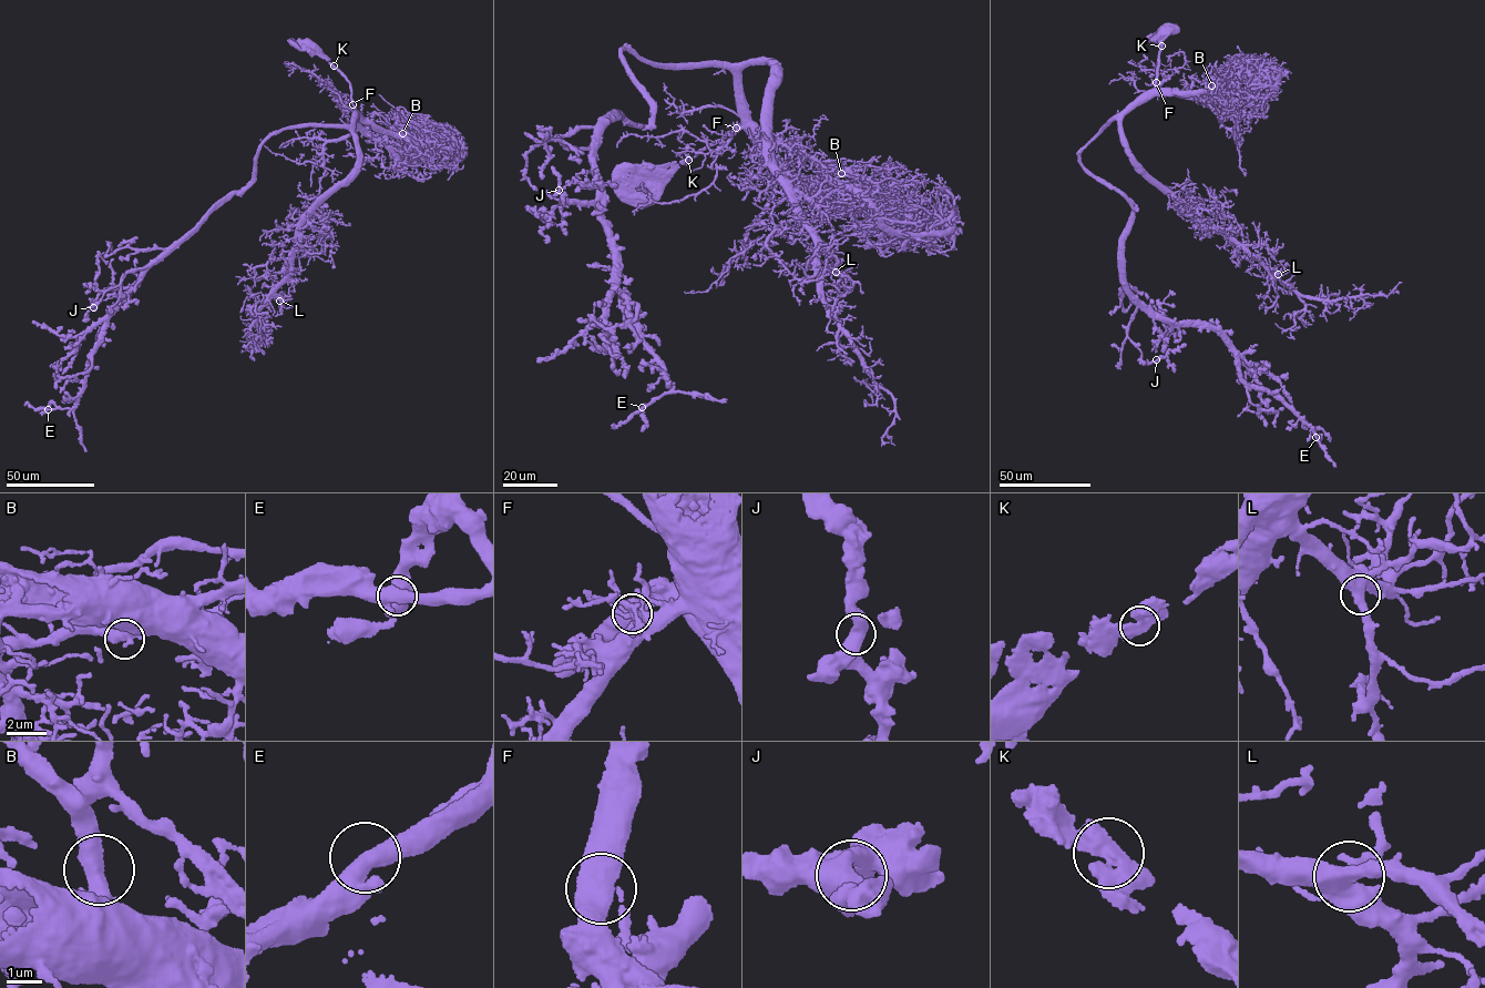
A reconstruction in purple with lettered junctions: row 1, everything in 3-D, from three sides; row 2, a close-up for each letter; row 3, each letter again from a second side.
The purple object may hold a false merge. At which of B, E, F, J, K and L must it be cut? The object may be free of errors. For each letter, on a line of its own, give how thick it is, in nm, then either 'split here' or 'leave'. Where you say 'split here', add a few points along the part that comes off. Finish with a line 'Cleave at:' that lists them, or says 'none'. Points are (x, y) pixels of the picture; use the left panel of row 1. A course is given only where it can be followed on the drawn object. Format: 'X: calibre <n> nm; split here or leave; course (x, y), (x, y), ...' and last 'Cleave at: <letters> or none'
B: calibre 500 nm; leave
E: calibre 500 nm; leave
F: calibre 600 nm; leave
J: calibre 550 nm; leave
K: calibre 550 nm; leave
L: calibre 500 nm; leave
Cleave at: none

